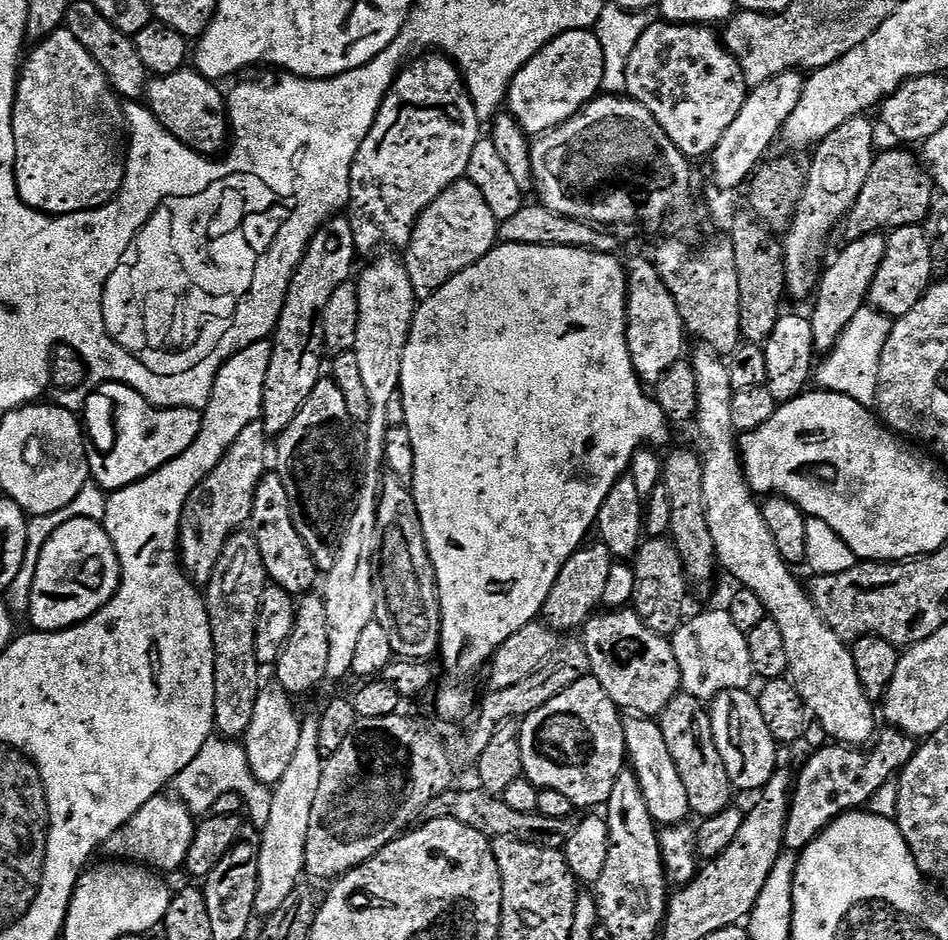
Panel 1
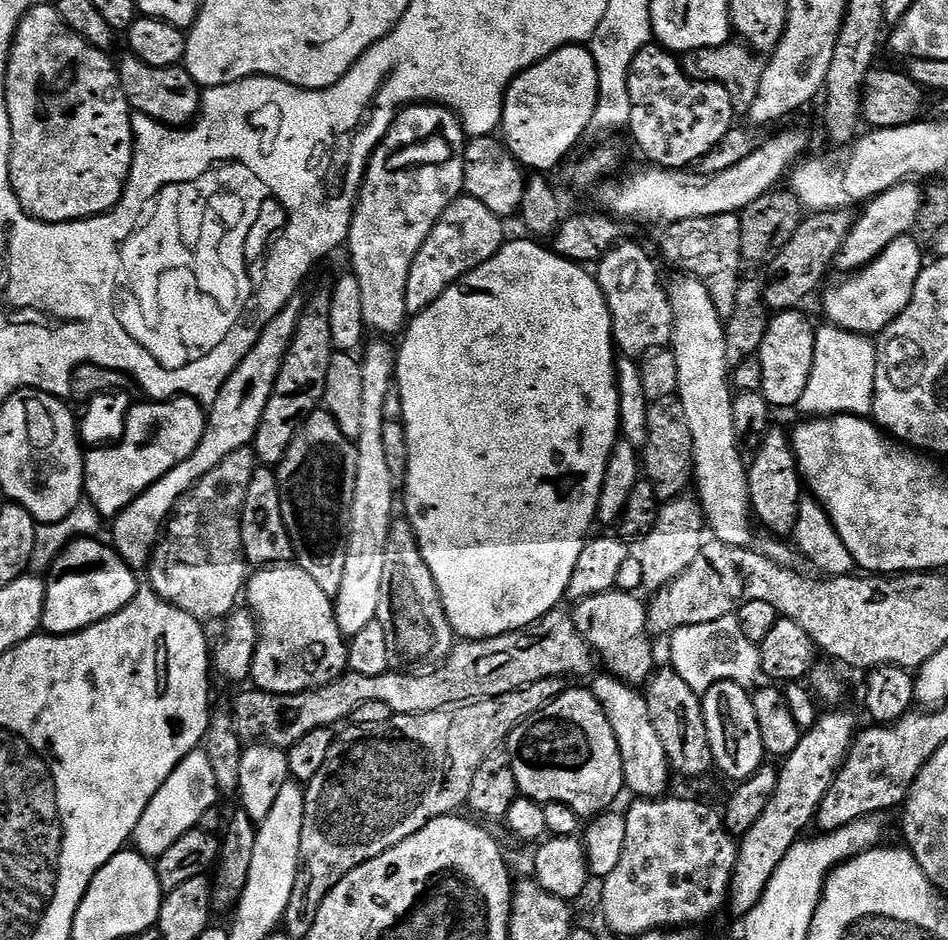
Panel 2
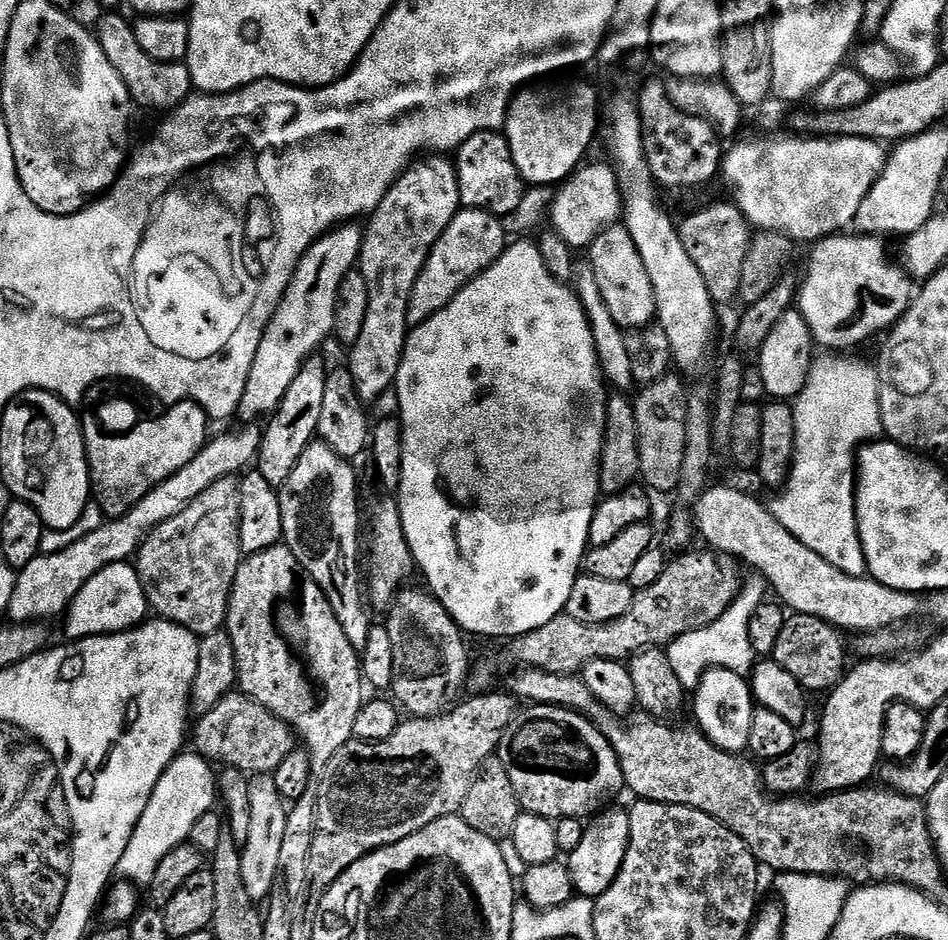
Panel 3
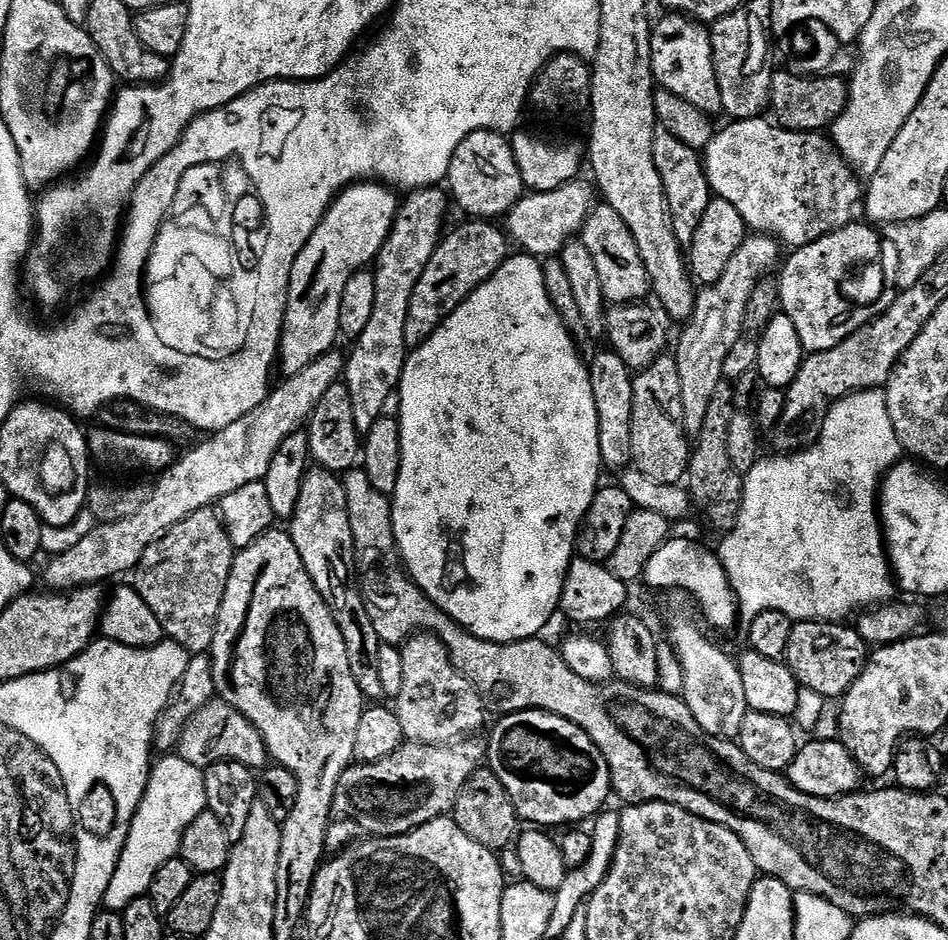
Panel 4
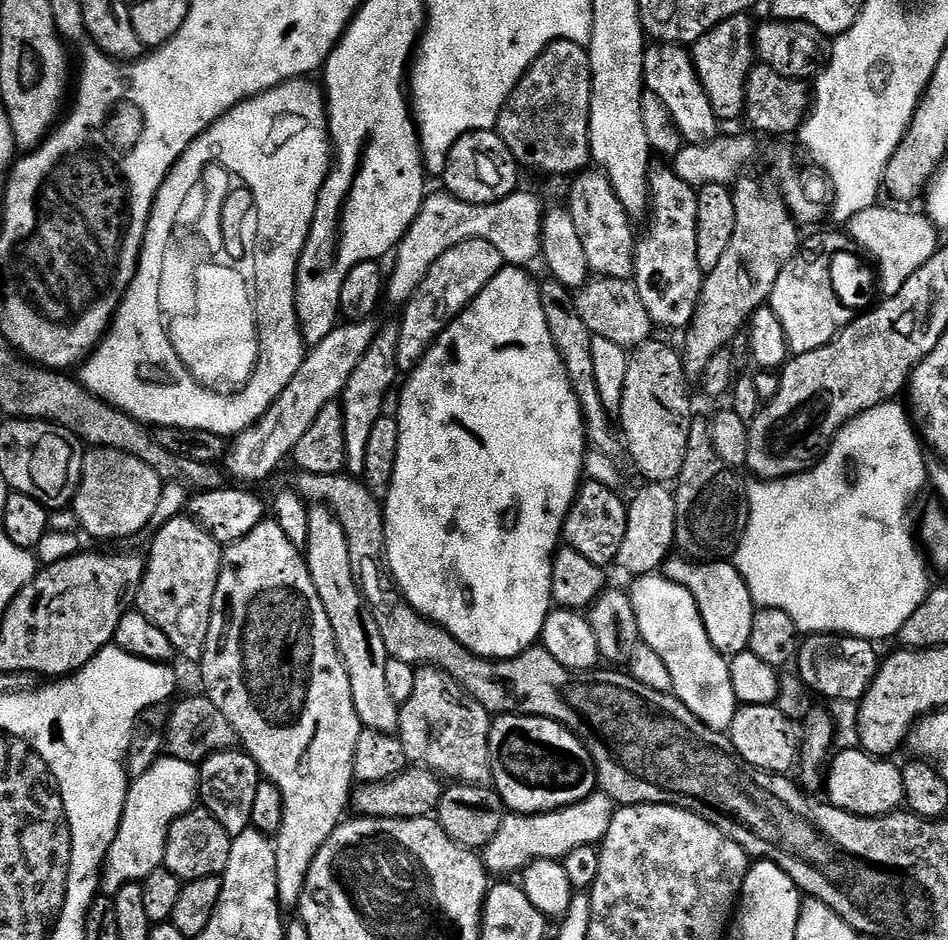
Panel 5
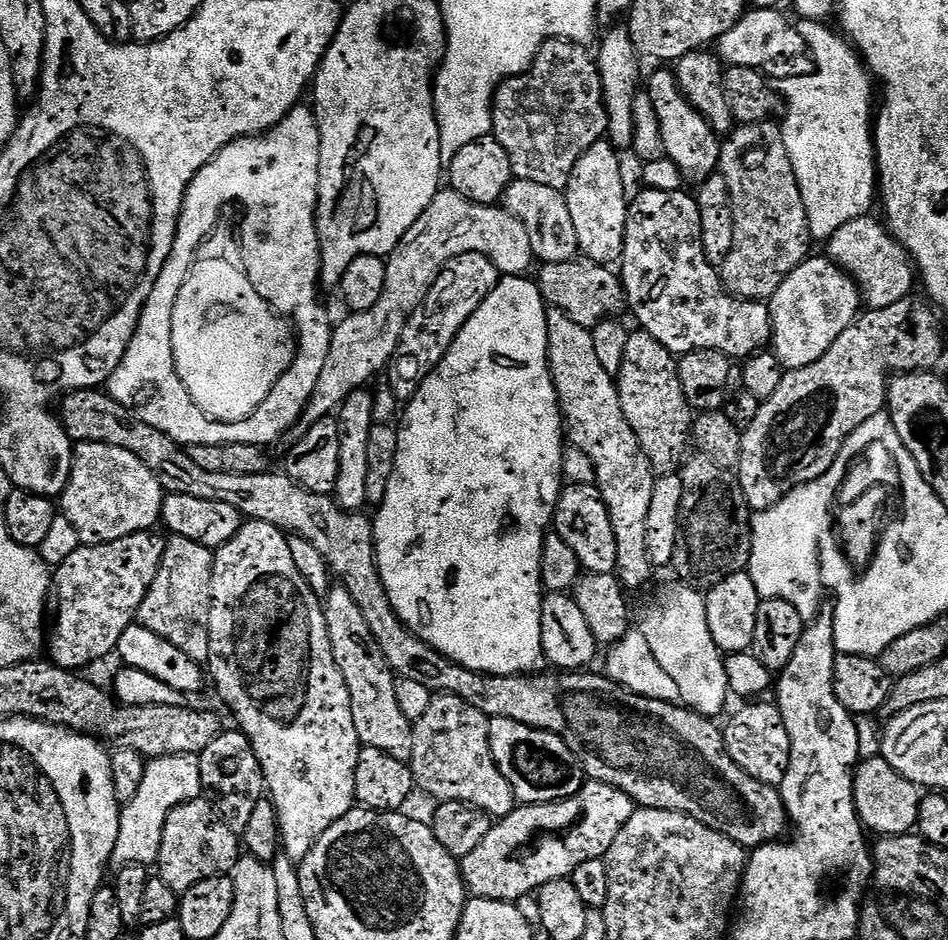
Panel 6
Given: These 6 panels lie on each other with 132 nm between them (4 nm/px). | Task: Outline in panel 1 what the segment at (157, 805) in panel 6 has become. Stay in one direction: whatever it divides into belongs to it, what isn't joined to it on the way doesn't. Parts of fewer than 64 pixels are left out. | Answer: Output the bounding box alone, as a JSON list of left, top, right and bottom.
[174,738,272,826]

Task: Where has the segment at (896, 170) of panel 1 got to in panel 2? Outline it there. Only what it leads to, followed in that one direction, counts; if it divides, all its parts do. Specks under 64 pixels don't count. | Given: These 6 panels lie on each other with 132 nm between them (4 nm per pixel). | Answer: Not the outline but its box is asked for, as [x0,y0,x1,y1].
[763,208,854,313]

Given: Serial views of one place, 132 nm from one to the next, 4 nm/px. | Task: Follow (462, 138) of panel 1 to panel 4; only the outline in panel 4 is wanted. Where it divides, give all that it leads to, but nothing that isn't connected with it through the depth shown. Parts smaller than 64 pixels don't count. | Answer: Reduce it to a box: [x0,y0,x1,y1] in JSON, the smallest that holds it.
[343,186,450,434]

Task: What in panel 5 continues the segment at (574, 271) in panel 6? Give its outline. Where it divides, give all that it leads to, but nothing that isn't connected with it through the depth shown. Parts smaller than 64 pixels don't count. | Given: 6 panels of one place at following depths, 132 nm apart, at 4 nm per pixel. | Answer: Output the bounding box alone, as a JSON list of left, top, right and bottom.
[575,275,654,350]

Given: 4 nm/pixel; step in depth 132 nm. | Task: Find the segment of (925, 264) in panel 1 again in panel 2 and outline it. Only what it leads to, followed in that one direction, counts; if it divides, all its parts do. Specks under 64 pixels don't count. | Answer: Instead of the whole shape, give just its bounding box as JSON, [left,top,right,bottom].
[824,234,926,337]

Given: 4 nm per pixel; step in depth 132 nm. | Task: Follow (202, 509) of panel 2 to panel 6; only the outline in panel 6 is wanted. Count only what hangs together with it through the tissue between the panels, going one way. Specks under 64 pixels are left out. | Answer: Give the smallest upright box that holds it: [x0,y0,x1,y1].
[138,536,213,662]

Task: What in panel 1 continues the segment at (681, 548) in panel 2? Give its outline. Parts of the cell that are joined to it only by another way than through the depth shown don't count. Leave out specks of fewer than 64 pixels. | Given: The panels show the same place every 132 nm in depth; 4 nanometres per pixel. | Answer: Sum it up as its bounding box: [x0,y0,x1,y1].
[631,539,690,638]

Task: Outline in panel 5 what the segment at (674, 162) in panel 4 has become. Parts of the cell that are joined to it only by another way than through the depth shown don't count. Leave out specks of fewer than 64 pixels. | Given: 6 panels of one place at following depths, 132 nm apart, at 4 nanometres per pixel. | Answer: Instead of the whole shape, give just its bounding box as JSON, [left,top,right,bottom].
[634,167,705,329]

